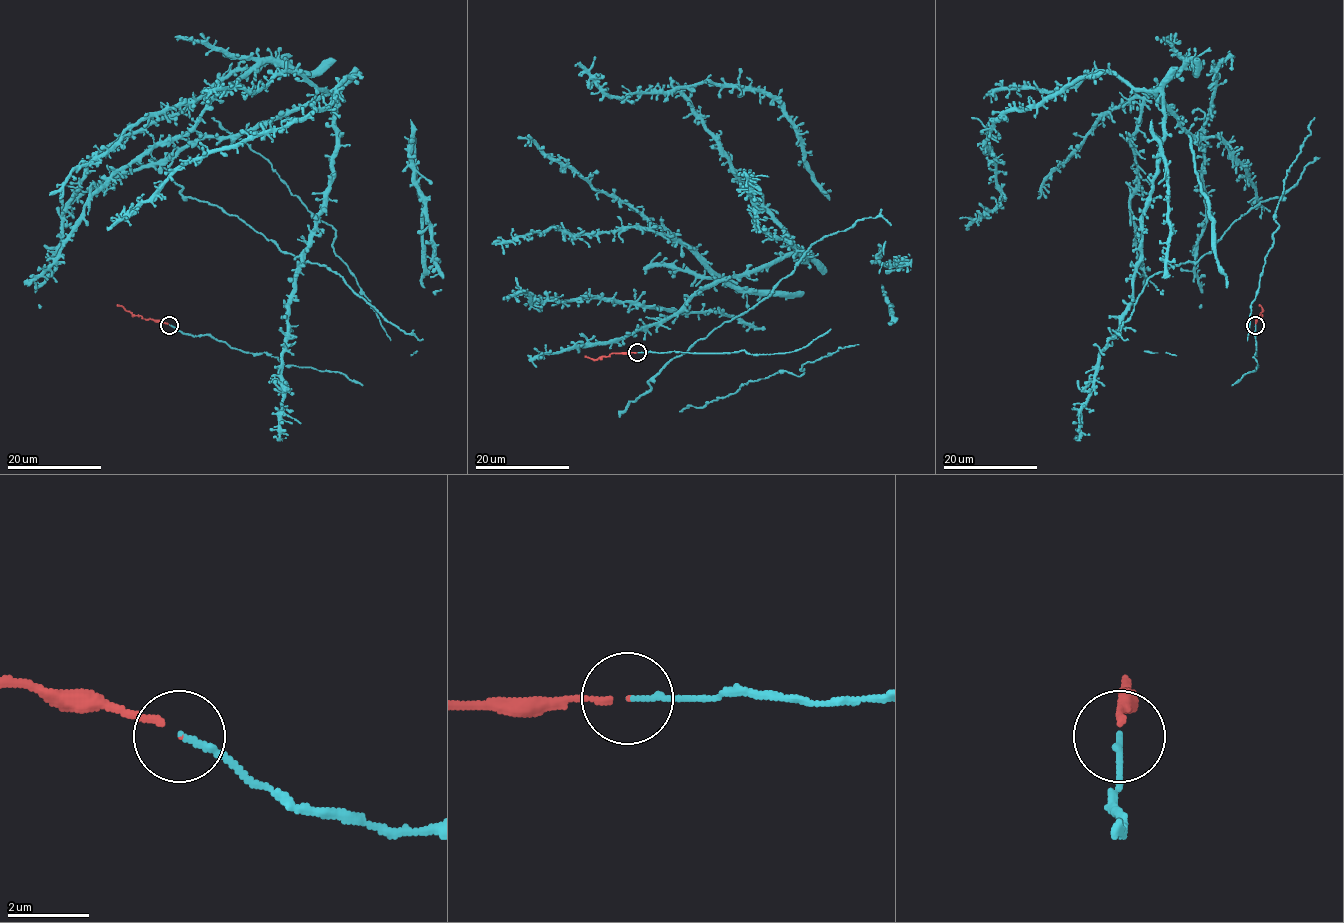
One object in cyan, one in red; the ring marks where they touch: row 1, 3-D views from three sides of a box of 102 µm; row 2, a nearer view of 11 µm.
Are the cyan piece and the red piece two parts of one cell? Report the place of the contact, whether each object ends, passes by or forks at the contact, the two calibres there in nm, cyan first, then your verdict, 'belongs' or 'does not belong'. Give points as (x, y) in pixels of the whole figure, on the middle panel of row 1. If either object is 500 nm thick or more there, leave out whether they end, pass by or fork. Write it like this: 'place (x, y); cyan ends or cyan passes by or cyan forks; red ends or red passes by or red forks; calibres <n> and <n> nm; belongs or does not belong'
place (637, 352); cyan ends; red ends; calibres 140 and 120 nm; belongs

